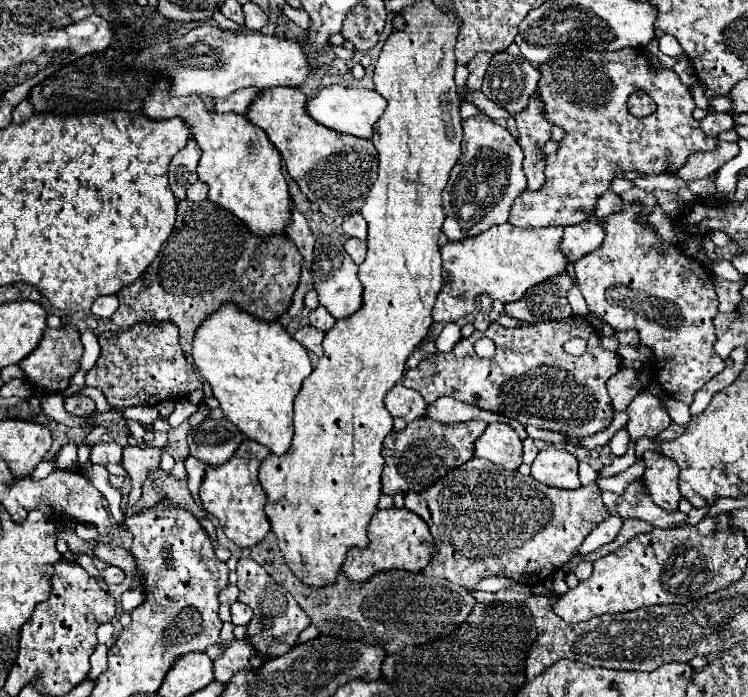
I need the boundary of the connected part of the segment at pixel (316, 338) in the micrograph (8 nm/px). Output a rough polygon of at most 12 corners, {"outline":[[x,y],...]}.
{"outline":[[304,326],[294,334],[306,350],[322,354],[324,332]]}

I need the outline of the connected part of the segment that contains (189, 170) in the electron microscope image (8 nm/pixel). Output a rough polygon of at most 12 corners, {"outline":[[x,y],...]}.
{"outline":[[194,138],[172,158],[168,178],[178,200],[198,180]]}

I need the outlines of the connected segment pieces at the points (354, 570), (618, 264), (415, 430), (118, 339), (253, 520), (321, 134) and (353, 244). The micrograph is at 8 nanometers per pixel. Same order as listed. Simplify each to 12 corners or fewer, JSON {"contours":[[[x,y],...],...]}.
{"contours":[[[406,508],[376,510],[370,544],[350,548],[344,572],[420,572],[434,554],[428,524]],[[602,220],[576,260],[590,314],[638,332],[692,404],[726,366],[702,262],[640,220]],[[428,416],[384,438],[382,492],[420,492],[474,456],[484,422]],[[174,324],[102,332],[86,374],[110,406],[202,388]],[[242,440],[208,466],[198,496],[244,548],[270,532],[258,468],[270,450]],[[264,88],[246,118],[306,198],[338,218],[376,180],[372,140],[304,112],[298,88]],[[348,238],[344,242],[346,252],[356,264],[366,256],[366,242],[360,238]]]}

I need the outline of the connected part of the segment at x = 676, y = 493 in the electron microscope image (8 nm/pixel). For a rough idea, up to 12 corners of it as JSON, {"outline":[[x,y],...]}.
{"outline":[[644,452],[644,484],[664,510],[682,498],[676,460]]}

